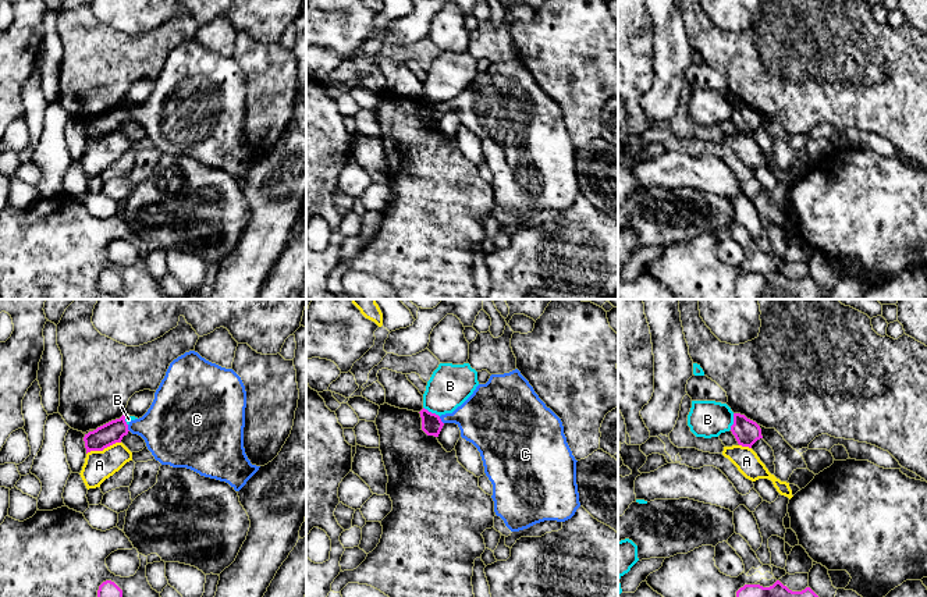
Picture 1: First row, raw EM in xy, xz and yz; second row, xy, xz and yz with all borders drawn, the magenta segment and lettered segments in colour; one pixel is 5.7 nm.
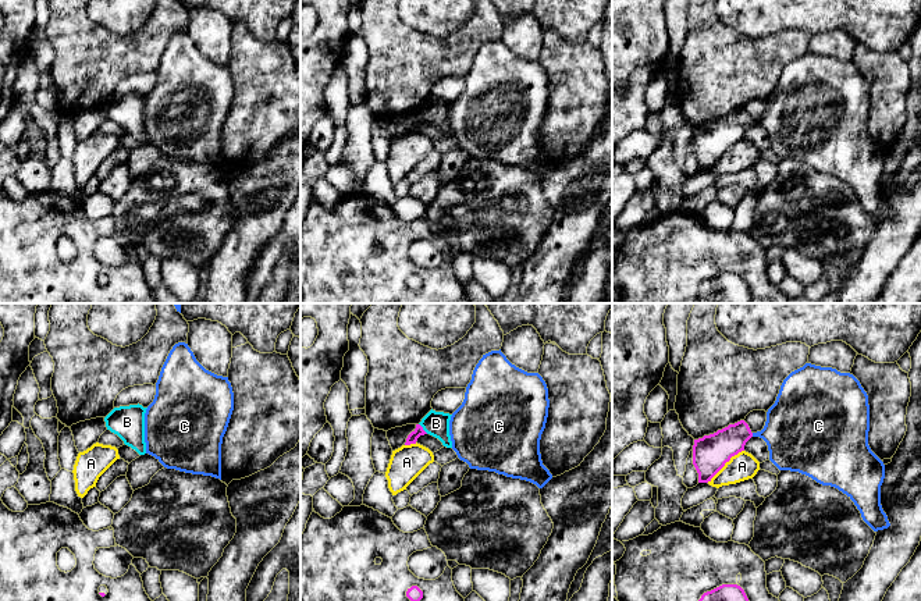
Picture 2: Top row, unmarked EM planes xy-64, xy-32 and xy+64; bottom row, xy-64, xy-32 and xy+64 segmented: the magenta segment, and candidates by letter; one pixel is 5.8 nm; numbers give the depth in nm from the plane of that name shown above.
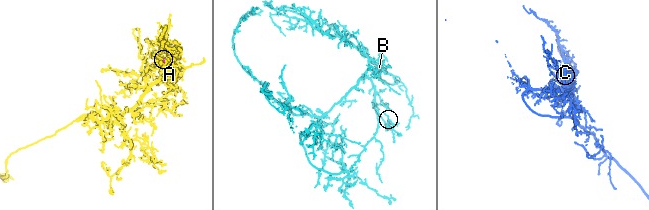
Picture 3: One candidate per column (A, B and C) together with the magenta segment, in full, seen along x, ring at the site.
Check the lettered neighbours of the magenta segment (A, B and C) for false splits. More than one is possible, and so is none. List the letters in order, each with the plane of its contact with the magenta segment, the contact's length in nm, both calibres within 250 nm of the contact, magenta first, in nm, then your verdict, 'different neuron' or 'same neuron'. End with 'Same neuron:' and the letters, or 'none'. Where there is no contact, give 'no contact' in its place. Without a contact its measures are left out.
A: meets magenta in xy; contact 220 nm long; 130 nm thick on the magenta side, 180 nm on the other; different neuron
B: meets magenta in xz; contact 110 nm long; 120 nm thick on the magenta side, 240 nm on the other; different neuron
C: meets magenta in xz; contact 50 nm long; 120 nm thick on the magenta side, 300 nm on the other; same neuron
Same neuron: C

